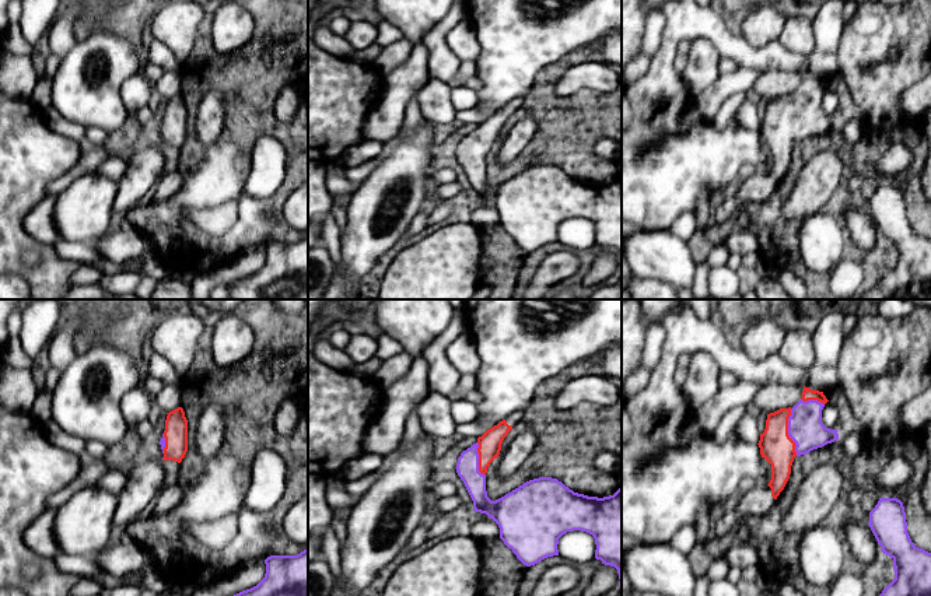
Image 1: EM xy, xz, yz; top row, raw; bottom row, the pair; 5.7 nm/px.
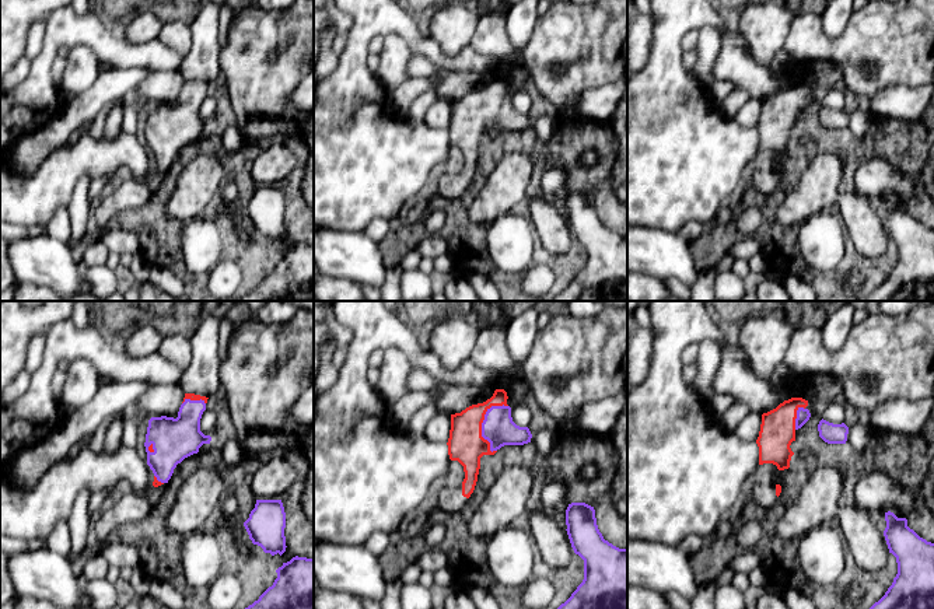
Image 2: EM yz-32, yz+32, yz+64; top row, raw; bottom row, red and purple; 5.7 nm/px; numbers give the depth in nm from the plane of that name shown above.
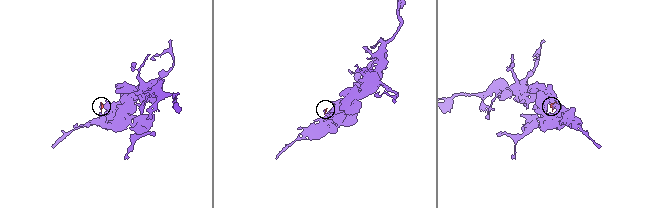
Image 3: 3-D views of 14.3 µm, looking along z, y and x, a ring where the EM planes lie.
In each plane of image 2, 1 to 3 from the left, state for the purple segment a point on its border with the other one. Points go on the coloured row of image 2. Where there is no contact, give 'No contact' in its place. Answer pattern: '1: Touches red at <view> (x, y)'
1: Touches red at yz-32 (193, 399)
2: Touches red at yz+32 (481, 424)
3: Touches red at yz+64 (796, 417)

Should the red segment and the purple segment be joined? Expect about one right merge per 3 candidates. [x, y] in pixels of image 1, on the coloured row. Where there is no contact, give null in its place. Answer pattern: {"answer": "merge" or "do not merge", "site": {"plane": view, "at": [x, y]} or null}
{"answer": "merge", "site": {"plane": "yz", "at": [787, 433]}}

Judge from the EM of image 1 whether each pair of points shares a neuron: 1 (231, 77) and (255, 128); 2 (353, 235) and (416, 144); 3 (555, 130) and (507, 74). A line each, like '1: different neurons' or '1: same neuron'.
1: same neuron
2: same neuron
3: different neurons

